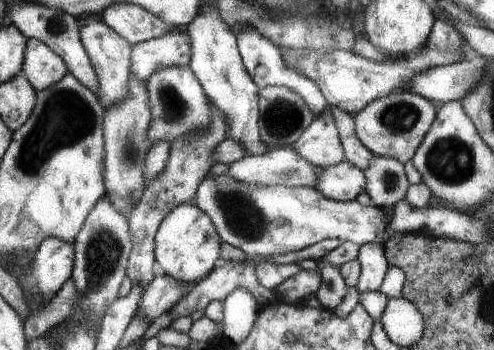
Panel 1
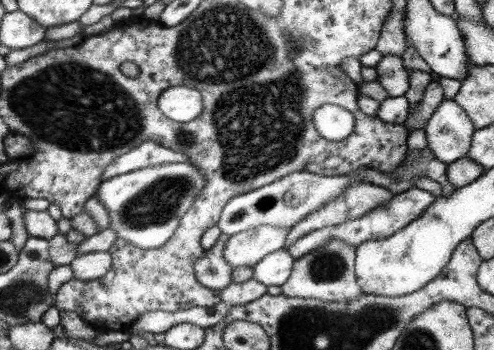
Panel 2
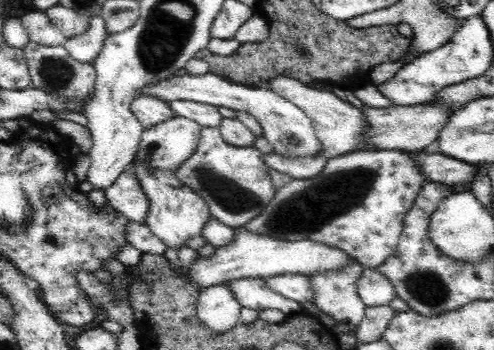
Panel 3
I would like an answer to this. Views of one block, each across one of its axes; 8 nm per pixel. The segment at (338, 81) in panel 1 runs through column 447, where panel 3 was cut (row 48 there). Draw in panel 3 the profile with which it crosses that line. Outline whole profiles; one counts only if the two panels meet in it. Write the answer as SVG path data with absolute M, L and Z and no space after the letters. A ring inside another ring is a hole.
M30 42L24 48L24 54L28 58L28 68L32 76L32 88L42 90L50 96L56 96L62 102L84 102L92 98L94 86L96 86L96 70L90 62L78 62L74 60L64 46L40 46L36 42Z

